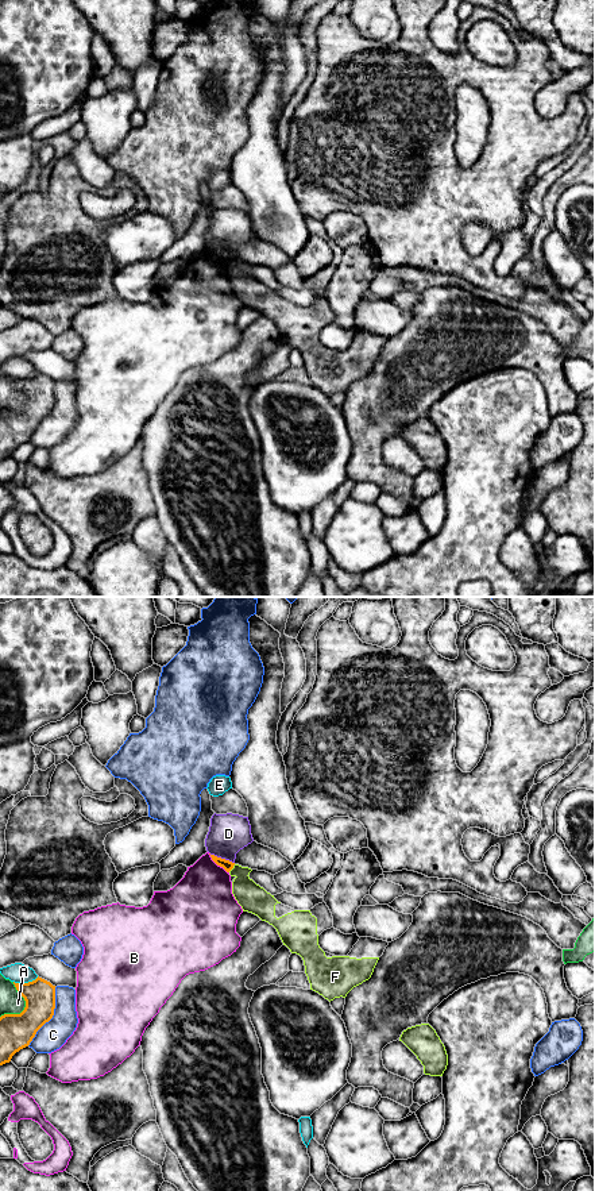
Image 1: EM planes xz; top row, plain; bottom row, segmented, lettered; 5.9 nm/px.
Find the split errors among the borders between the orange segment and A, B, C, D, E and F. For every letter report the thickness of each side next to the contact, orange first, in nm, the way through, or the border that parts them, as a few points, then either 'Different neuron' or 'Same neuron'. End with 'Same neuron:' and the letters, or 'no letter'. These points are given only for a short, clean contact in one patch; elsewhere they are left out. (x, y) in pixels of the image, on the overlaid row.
A: Thickness 200 nm (orange) against 140 nm. Different neuron
B: Thickness 60 nm (orange) against 380 nm. Different neuron
C: Thickness 200 nm (orange) against 170 nm. Different neuron
D: Thickness 60 nm (orange) against 240 nm. Different neuron
E: Thickness 190 nm (orange) against 120 nm. Different neuron
F: Thickness 60 nm (orange) against 170 nm. Boundary: xz (235, 864), (228, 871). Different neuron
Same neuron: no letter

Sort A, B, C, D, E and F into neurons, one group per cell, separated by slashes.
A / B / C / D / E / F

